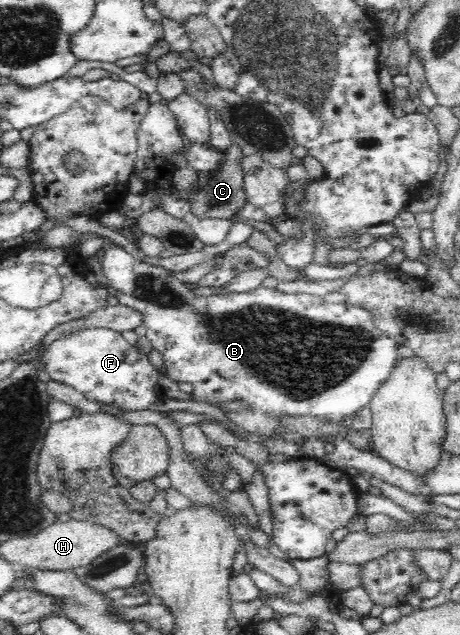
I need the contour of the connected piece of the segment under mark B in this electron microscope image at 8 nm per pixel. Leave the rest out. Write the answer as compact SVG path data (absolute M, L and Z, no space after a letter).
M108 243L106 253L102 257L101 265L104 275L110 284L110 288L116 291L116 298L121 305L132 307L143 314L143 325L147 333L146 336L153 349L157 350L162 359L166 373L177 383L191 383L194 386L193 395L198 395L204 403L218 403L226 399L244 399L251 405L250 411L246 413L226 413L226 418L242 427L245 431L256 434L260 437L270 437L274 433L281 432L277 421L269 420L270 417L283 415L307 415L310 417L324 418L330 423L344 423L346 419L354 418L355 414L363 408L369 407L372 399L378 391L388 382L392 371L396 369L400 361L399 343L386 336L380 329L374 326L372 317L362 307L351 305L350 303L327 303L324 297L310 295L308 293L280 293L276 289L268 287L258 287L247 293L232 293L226 296L201 297L193 293L190 285L181 283L176 278L169 275L169 272L162 267L153 267L148 263L138 261L125 251L123 247Z

